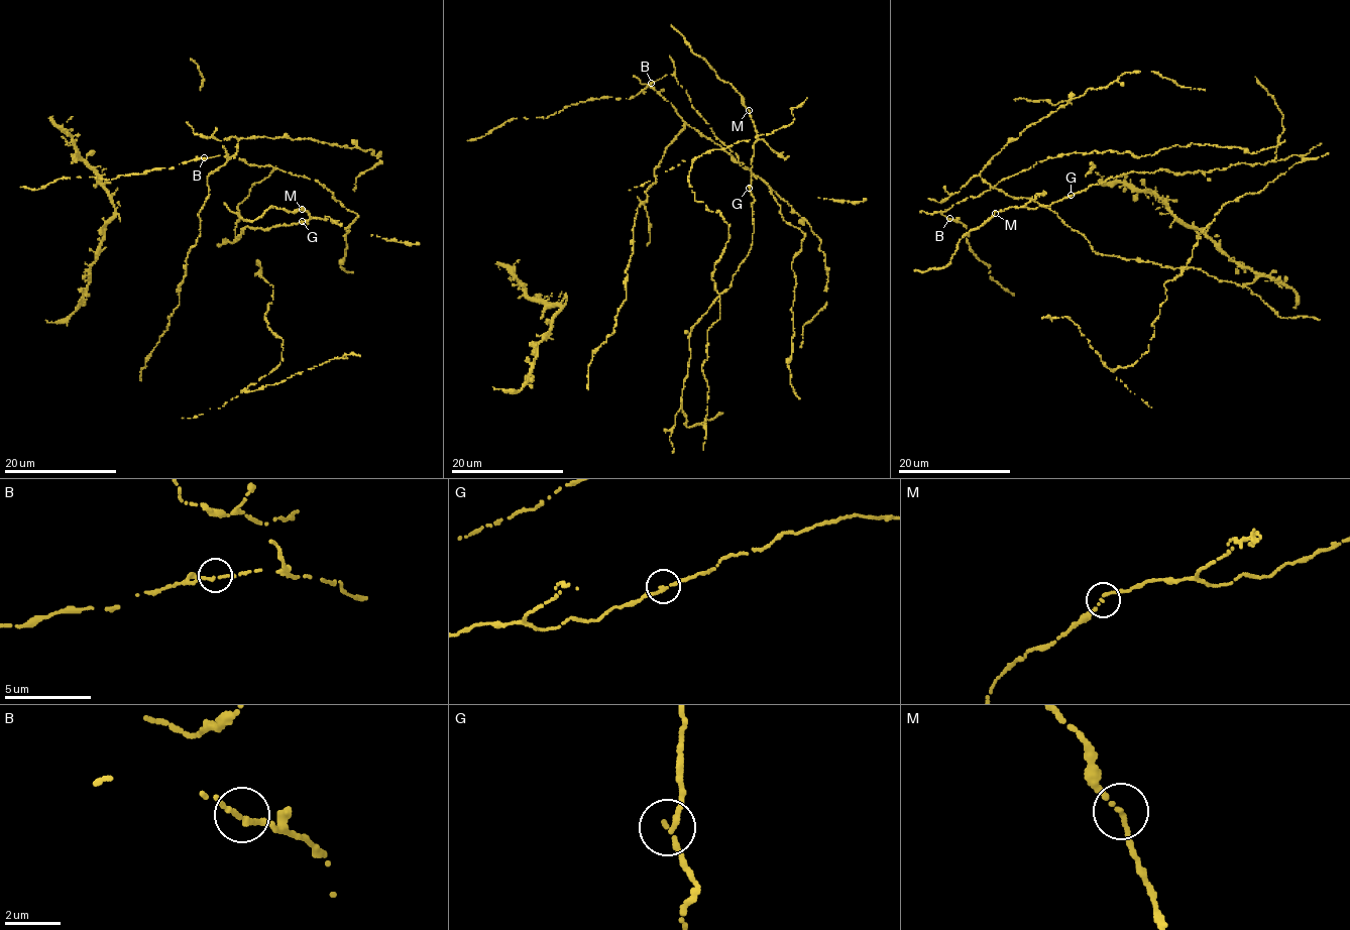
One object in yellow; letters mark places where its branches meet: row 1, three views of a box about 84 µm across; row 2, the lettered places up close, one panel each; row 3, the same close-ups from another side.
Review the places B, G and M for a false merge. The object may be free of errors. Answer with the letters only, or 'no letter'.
no letter

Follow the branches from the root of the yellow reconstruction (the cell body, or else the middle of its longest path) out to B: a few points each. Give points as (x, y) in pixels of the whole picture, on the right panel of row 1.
B: (1024, 170), (940, 213), (949, 218)

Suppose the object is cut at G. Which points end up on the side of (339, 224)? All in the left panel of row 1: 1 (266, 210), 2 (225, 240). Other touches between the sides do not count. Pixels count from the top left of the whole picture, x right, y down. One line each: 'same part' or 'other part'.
1: same part
2: other part

